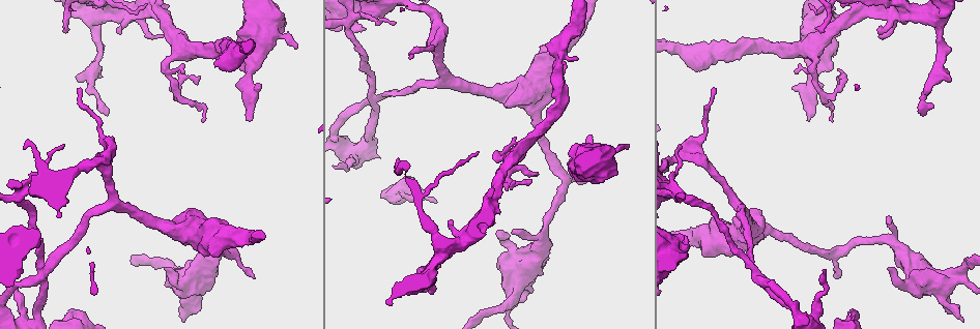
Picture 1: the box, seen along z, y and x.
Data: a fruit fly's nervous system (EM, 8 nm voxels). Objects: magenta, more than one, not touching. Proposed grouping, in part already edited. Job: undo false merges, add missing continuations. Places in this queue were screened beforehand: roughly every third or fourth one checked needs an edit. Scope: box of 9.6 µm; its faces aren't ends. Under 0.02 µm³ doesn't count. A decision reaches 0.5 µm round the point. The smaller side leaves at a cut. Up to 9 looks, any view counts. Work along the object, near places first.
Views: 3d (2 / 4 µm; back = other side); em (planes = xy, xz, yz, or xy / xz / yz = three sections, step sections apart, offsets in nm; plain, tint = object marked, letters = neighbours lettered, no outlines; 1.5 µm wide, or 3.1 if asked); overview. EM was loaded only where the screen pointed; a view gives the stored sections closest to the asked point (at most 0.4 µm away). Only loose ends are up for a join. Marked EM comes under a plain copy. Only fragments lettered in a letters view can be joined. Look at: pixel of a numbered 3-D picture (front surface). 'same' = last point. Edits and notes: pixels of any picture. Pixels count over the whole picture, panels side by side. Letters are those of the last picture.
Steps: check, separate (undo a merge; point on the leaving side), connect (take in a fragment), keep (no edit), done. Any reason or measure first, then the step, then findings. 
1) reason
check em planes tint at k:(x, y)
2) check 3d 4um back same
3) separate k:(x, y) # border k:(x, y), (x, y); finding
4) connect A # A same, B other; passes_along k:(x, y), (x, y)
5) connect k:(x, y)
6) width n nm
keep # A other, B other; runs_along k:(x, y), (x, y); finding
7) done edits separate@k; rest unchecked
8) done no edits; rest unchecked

calibre changes
check 3d 4um at 1:(360, 17)

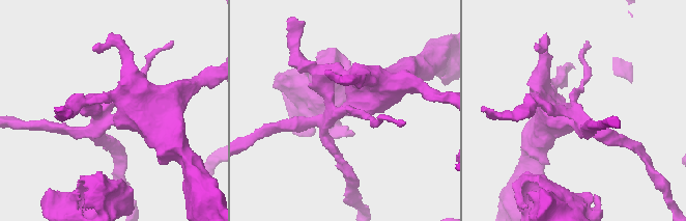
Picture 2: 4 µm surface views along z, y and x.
check em xy step 8 letters at 2:(117, 116)

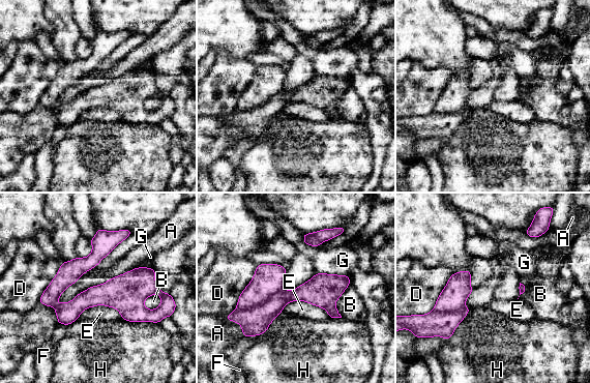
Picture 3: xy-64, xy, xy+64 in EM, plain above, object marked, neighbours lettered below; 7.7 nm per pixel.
check em planes letters same

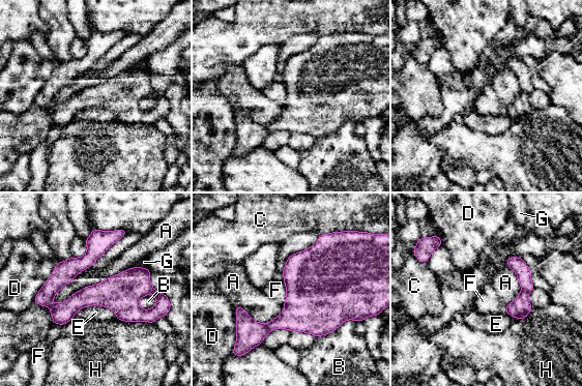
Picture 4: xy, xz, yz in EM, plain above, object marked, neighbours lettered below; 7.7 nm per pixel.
width 380 nm
separate 4:(250, 333) # A other, B other, C other, D other, E other, F other, G other, H other; border 4:(264, 324), (270, 330); a second neuron is stuck on

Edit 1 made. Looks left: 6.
see it whole again
check overview

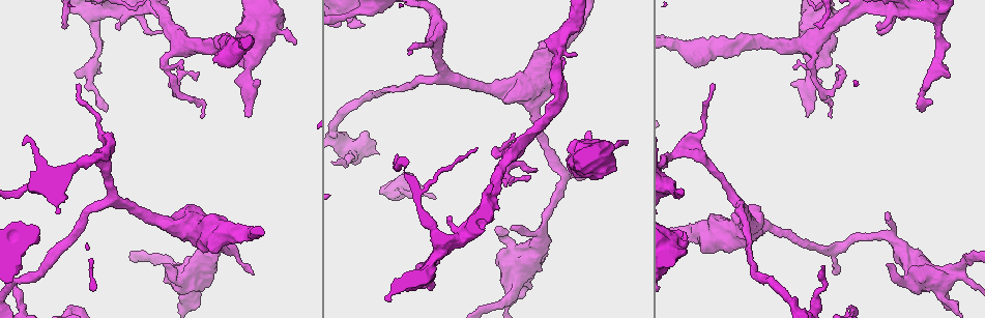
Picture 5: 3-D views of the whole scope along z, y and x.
calibre changes
check 3d 4um at 5:(704, 52)

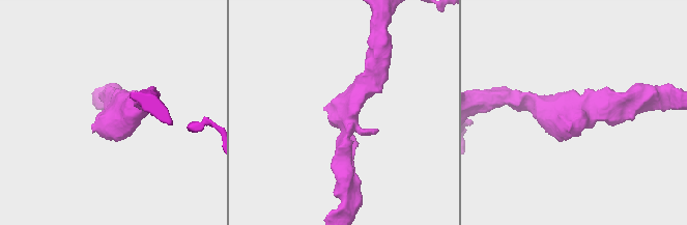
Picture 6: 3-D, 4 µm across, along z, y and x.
check em planes letters at 6:(343, 115)

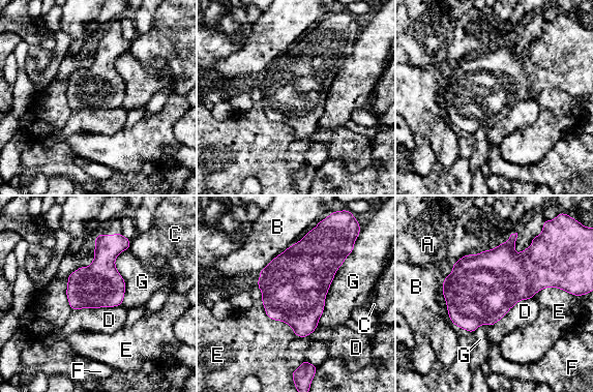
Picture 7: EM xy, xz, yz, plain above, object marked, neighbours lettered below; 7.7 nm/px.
keep # A other, B other, C other, D other, E other, F other, G other; continuous, no second neuron

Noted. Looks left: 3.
free end
check em planes letters at 5:(591, 133)

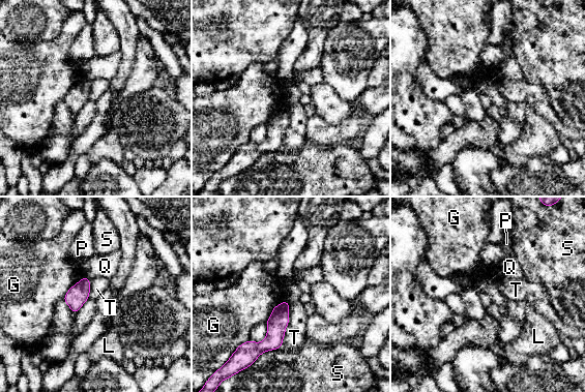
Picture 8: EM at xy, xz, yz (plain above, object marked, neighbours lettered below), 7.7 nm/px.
longest_contact T 340 nm
keep # G other, L other, P other, Q other, S other, T other; none of them fits

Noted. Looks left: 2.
tapers out
check em 3.1um xz step 8 tint at 5:(252, 272)

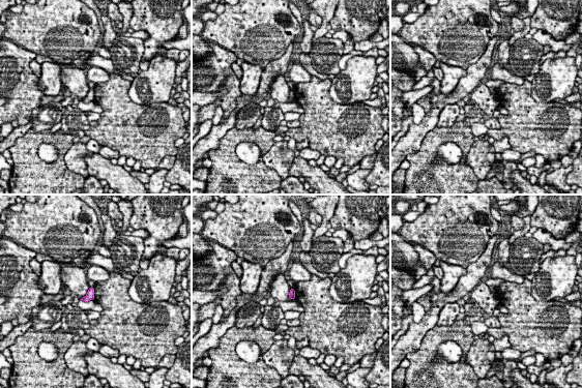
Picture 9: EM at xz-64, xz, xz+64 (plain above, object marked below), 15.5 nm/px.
check em 3.1um planes letters same

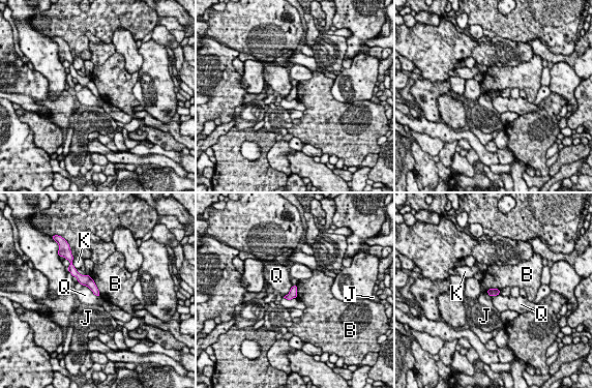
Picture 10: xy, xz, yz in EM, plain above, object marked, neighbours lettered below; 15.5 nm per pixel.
keep # B other, J other, K other, Q other; runs_along 10:(75, 273), (85, 279), (95, 291); no lettered fragment goes on from it

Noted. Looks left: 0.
done edits separate@4; rest unchecked

